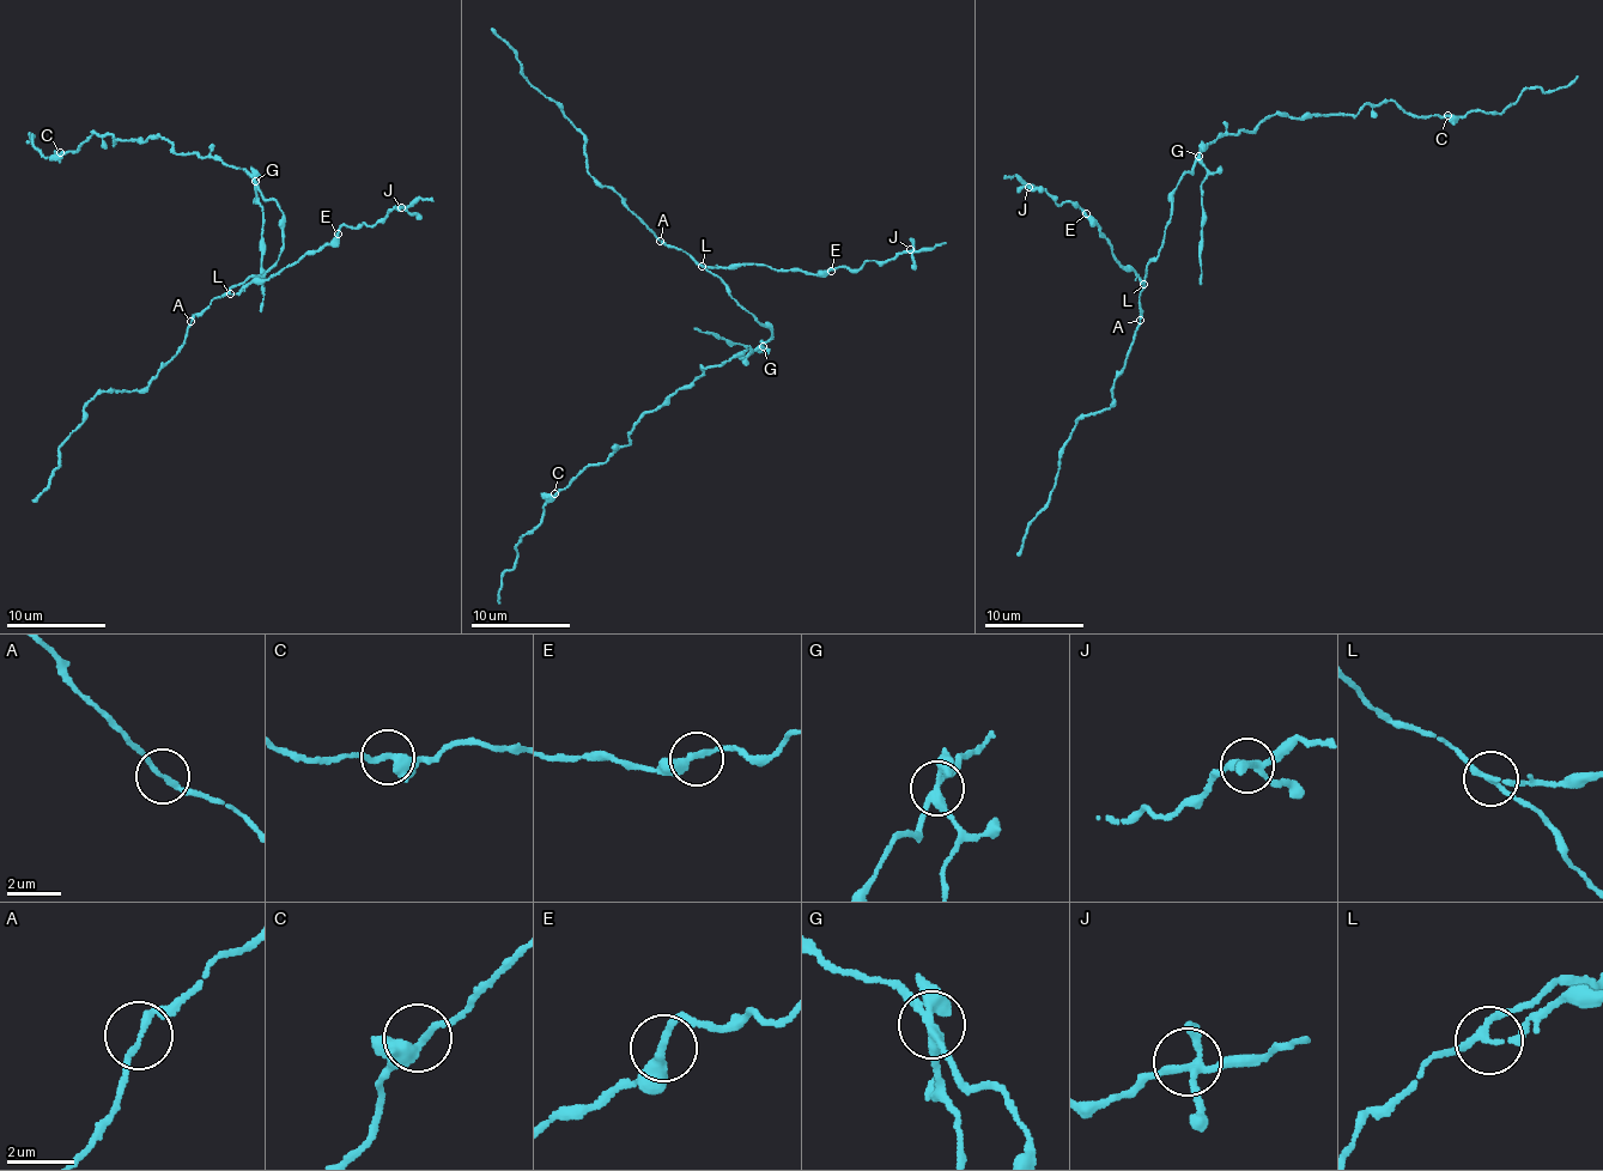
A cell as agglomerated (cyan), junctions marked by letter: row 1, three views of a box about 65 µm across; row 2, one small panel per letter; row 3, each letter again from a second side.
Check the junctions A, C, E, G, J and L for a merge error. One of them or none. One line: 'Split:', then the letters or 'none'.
Split: G

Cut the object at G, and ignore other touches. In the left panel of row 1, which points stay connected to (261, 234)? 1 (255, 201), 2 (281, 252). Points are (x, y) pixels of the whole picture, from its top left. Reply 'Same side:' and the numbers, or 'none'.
Same side: 1

